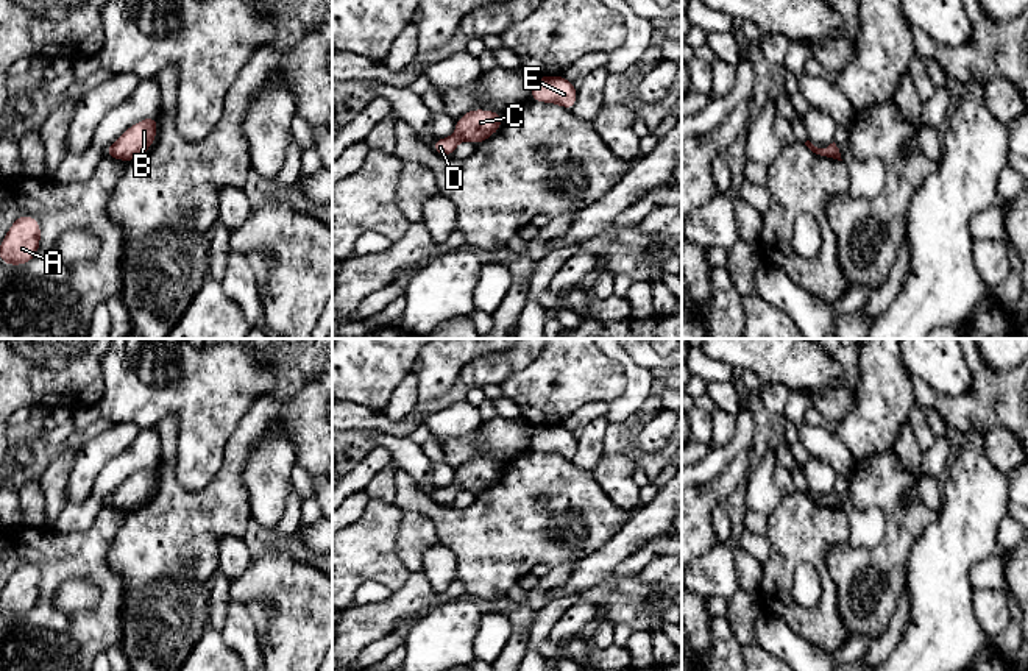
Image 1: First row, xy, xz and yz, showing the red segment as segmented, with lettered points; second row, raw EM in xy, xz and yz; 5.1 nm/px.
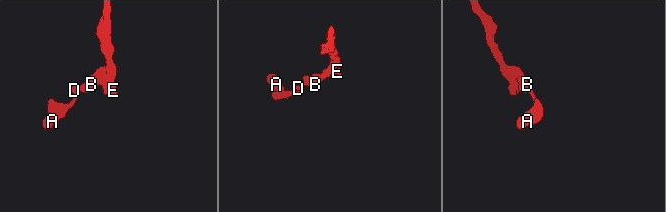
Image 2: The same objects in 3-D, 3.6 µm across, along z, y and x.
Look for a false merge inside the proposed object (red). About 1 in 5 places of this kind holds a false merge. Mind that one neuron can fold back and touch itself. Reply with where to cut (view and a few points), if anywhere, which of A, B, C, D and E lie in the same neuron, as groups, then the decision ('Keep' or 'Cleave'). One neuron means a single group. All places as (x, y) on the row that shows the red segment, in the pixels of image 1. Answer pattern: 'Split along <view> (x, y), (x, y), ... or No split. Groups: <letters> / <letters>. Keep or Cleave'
No split. Groups: A B C D E. Keep

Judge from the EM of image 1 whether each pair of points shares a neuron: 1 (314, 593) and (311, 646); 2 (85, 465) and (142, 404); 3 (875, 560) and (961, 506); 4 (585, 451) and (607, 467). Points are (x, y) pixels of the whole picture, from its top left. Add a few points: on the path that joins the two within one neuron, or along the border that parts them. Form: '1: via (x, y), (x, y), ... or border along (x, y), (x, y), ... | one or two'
1: via (314, 606), (311, 634) | one
2: border along (113, 423), (133, 422), (141, 428) | two
3: border along (938, 514), (913, 545), (907, 562) | two
4: border along (602, 454), (590, 470) | two

